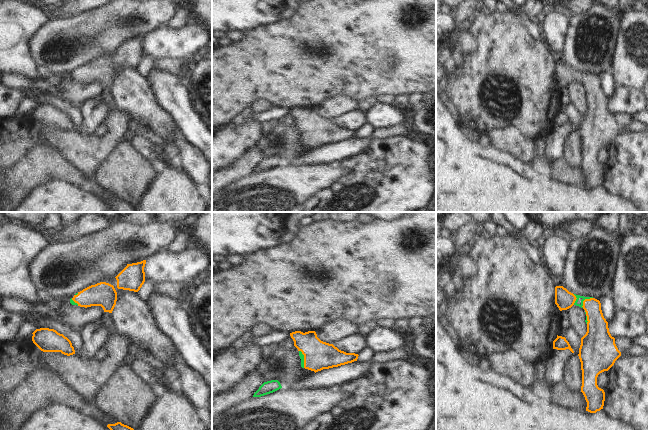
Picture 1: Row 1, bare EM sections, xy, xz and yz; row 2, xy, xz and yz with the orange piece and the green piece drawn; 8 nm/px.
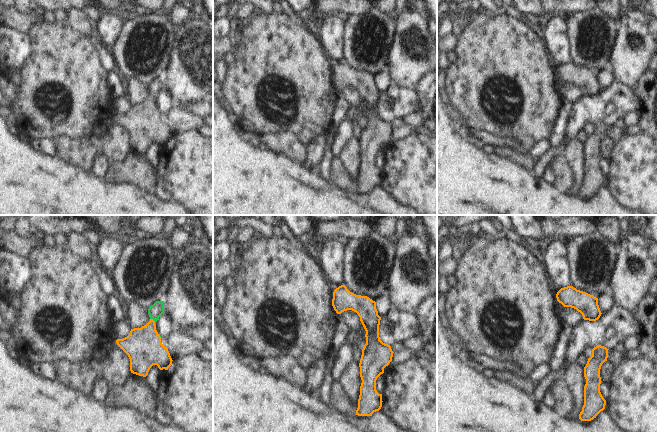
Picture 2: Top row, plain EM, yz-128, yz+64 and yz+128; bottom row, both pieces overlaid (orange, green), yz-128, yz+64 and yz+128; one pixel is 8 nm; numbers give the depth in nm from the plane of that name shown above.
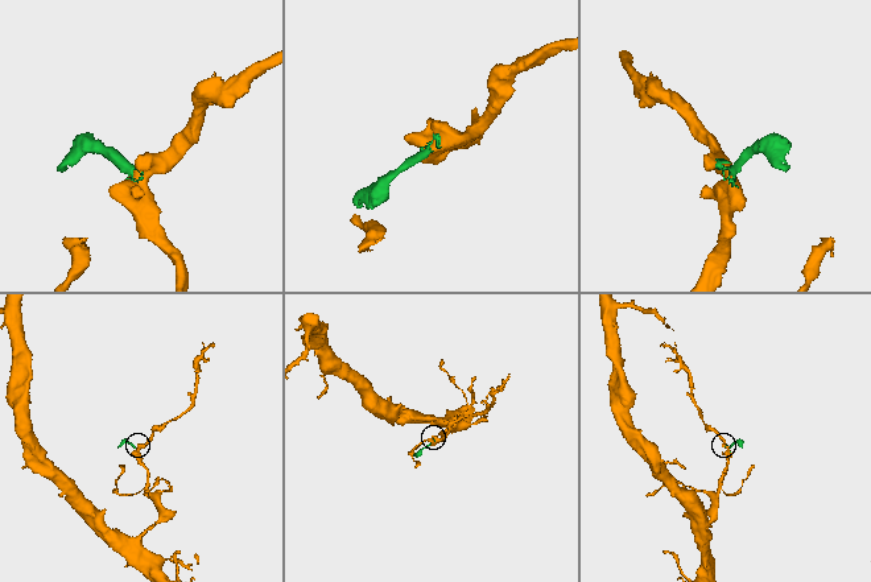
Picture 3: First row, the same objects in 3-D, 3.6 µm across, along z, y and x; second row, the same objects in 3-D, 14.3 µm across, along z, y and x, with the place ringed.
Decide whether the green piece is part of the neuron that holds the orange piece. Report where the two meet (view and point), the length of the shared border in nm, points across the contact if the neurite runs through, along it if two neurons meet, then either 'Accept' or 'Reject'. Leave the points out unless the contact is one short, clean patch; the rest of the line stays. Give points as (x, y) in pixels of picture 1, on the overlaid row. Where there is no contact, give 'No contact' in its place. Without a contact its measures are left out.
Touches orange at yz (585, 299). Shared border 120 nm. Accept.

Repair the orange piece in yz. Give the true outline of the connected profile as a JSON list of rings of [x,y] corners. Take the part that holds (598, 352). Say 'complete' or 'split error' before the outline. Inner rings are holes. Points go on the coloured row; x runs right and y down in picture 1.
split error; [[[556,286],[555,304],[560,311],[573,305],[585,310],[587,332],[581,338],[578,354],[582,370],[581,392],[587,402],[586,411],[596,413],[603,409],[605,401],[605,392],[598,387],[597,377],[614,365],[621,352],[615,344],[615,338],[609,332],[599,300],[576,295],[563,286]]]

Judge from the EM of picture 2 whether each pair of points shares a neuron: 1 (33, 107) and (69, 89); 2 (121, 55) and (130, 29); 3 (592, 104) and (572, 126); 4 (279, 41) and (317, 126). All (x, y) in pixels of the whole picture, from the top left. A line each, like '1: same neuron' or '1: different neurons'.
1: same neuron
2: same neuron
3: same neuron
4: same neuron

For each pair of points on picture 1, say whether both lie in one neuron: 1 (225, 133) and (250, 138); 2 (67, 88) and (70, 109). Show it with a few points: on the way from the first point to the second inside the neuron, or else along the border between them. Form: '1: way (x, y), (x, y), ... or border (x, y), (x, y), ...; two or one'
1: way (231, 138), (244, 138); one
2: border (60, 96), (80, 108); two

